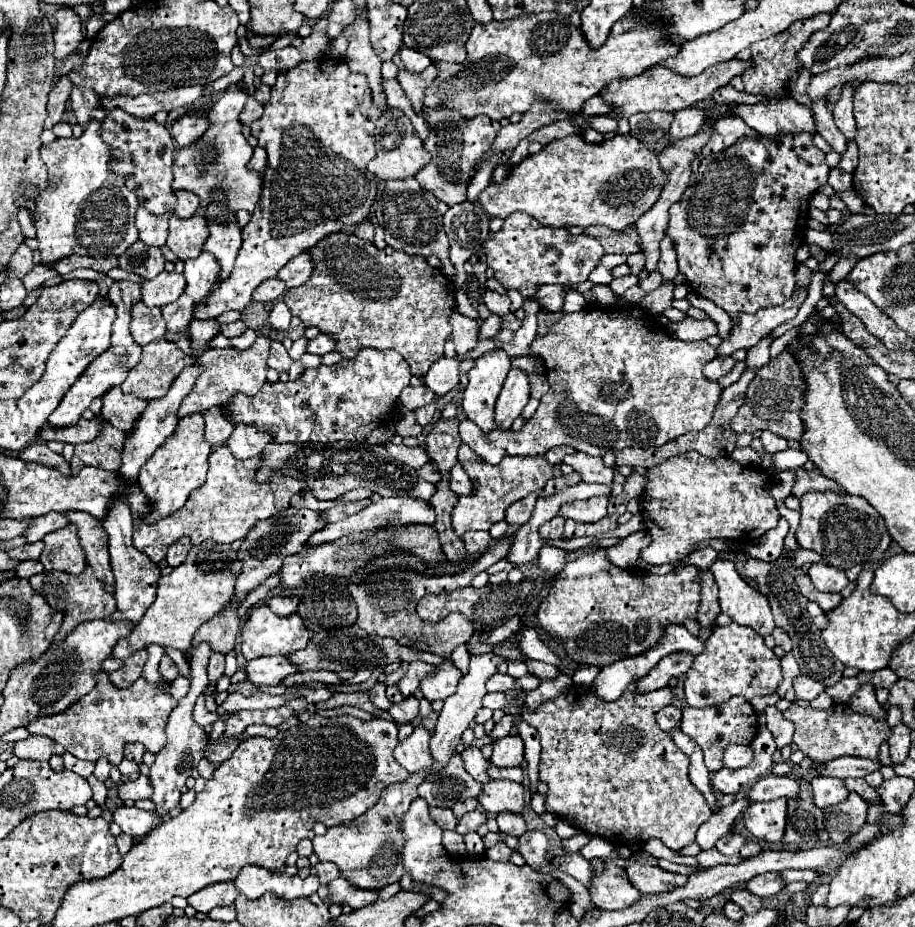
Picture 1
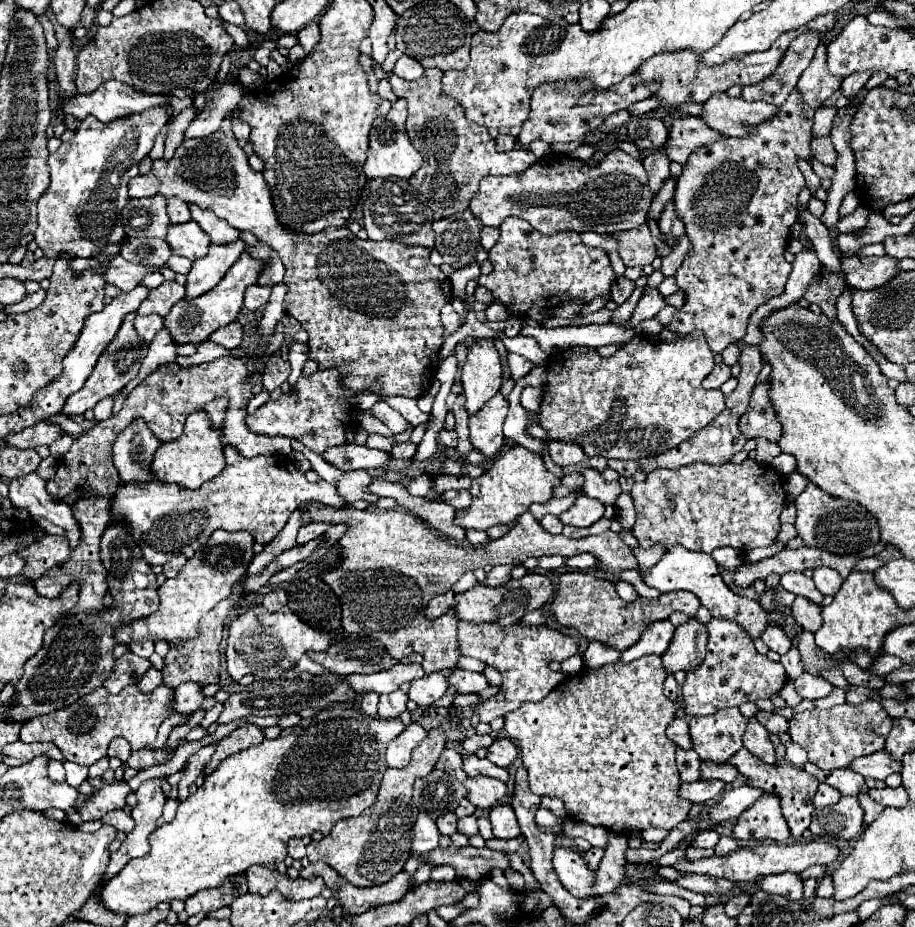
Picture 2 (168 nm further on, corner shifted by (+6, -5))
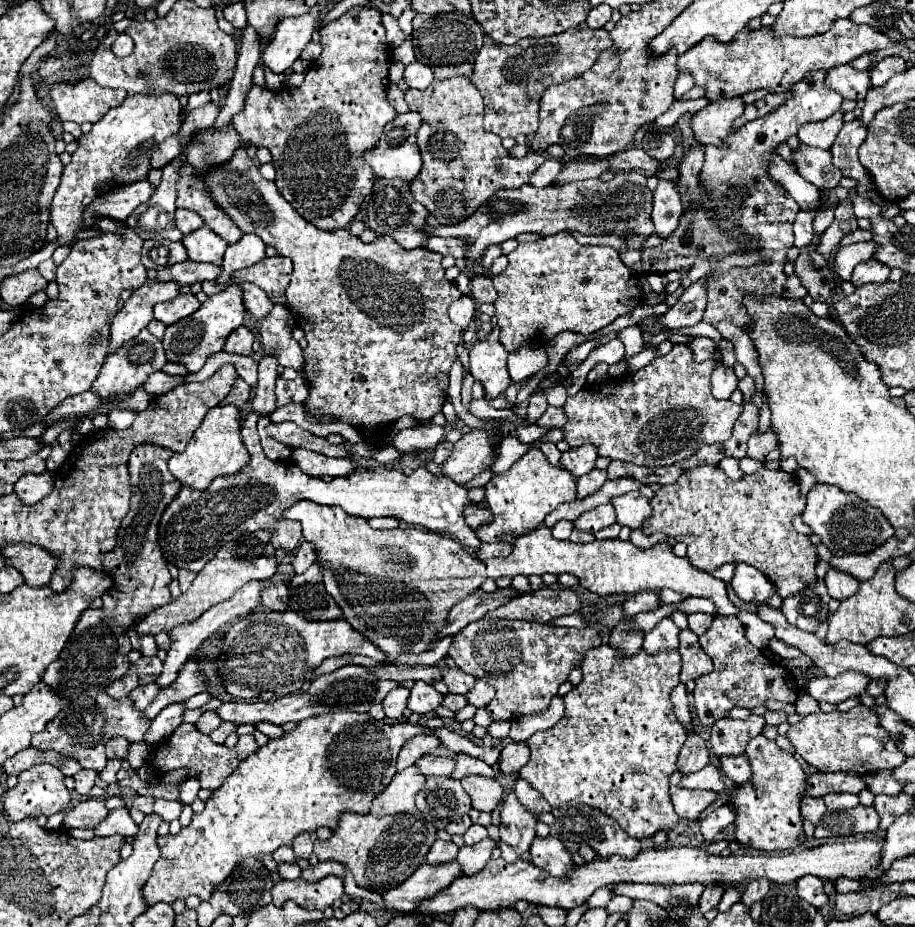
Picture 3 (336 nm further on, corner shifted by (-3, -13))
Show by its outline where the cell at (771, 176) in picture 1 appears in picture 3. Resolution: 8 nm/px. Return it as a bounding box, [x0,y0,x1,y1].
[700,72,842,330]

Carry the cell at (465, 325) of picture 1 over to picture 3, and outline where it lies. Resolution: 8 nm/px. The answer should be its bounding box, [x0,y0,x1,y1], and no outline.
[448,296,476,330]

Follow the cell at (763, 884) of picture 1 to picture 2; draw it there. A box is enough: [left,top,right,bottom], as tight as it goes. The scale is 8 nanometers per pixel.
[759,872,803,900]

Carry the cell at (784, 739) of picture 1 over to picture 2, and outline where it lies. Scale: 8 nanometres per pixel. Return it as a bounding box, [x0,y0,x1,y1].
[755,712,789,734]

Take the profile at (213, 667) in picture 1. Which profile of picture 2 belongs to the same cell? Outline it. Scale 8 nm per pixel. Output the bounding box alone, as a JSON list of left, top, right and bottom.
[173,684,203,714]

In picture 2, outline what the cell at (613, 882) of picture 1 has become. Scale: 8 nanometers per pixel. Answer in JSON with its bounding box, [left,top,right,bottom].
[553,846,595,898]

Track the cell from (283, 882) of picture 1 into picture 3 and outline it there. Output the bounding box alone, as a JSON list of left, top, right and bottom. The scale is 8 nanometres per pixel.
[272,876,344,910]

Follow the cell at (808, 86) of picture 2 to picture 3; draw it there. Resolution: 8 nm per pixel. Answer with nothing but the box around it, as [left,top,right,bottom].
[824,66,870,100]

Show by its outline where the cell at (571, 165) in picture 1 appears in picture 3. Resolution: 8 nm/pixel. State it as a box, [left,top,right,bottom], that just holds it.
[424,172,654,260]

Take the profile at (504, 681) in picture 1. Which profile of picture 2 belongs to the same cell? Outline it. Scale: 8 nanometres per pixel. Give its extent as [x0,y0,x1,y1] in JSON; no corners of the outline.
[449,670,487,694]

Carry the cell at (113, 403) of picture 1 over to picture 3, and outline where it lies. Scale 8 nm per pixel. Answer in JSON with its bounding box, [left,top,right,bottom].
[42,444,180,702]

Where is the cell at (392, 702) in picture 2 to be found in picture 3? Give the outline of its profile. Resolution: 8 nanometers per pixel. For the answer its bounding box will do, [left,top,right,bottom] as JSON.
[384,686,408,720]

